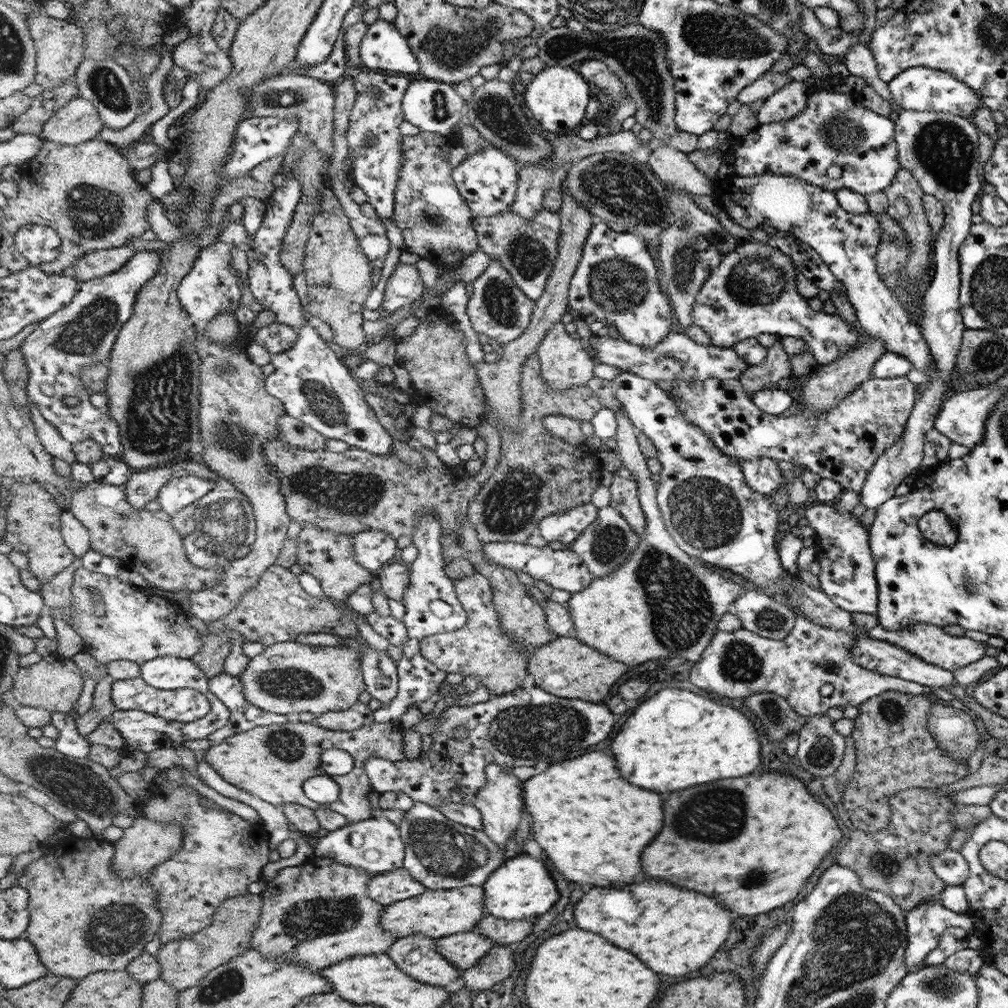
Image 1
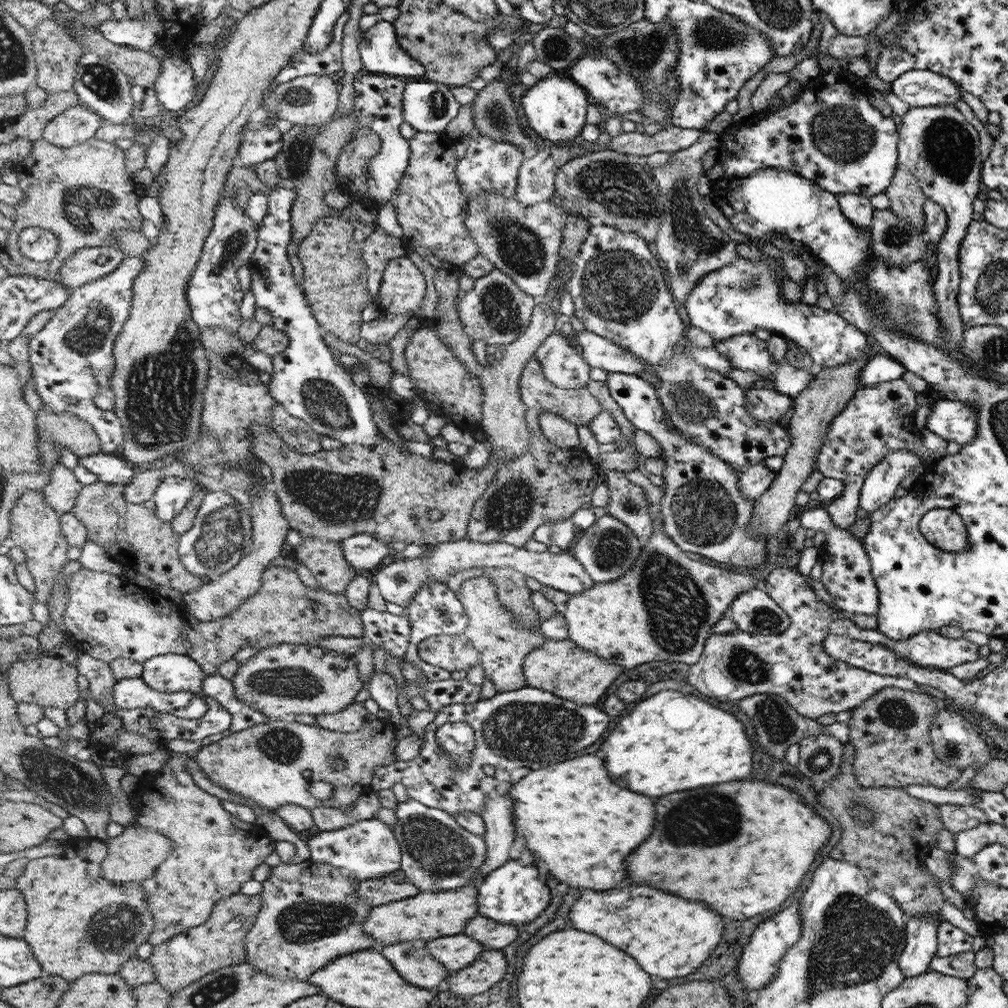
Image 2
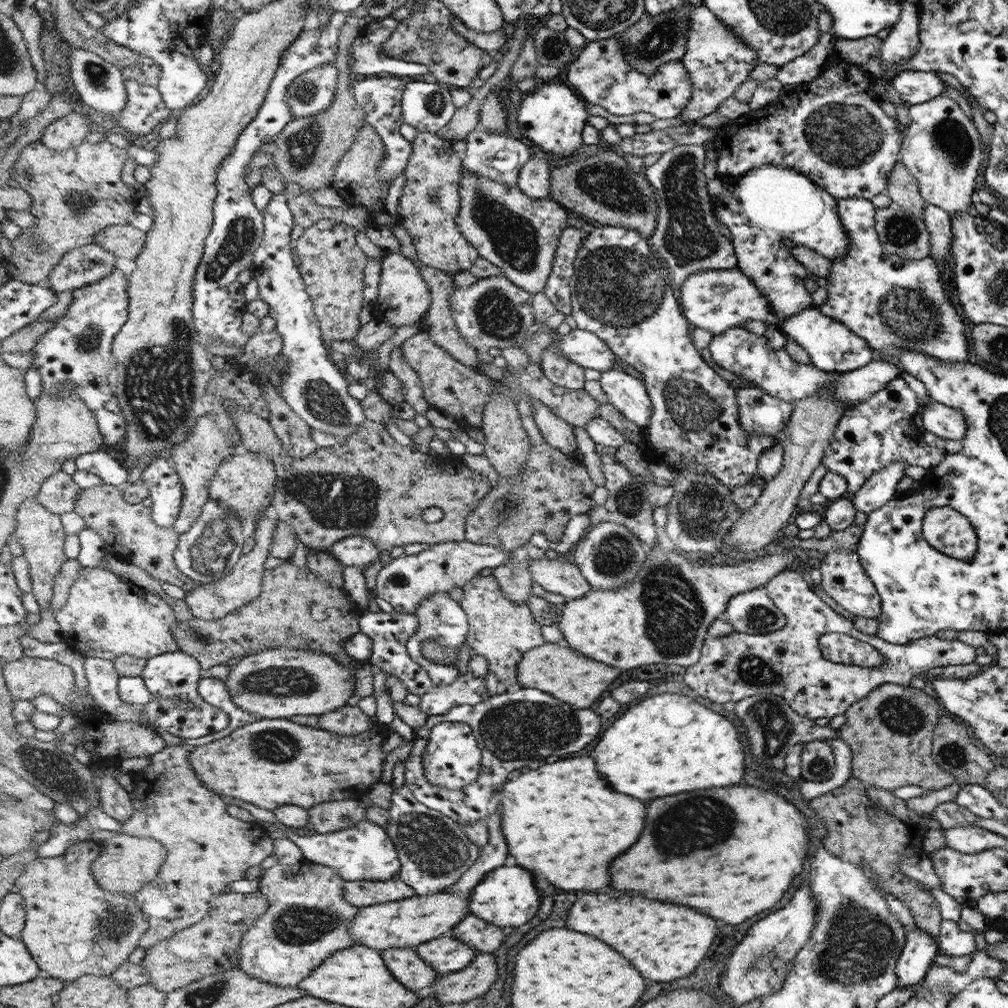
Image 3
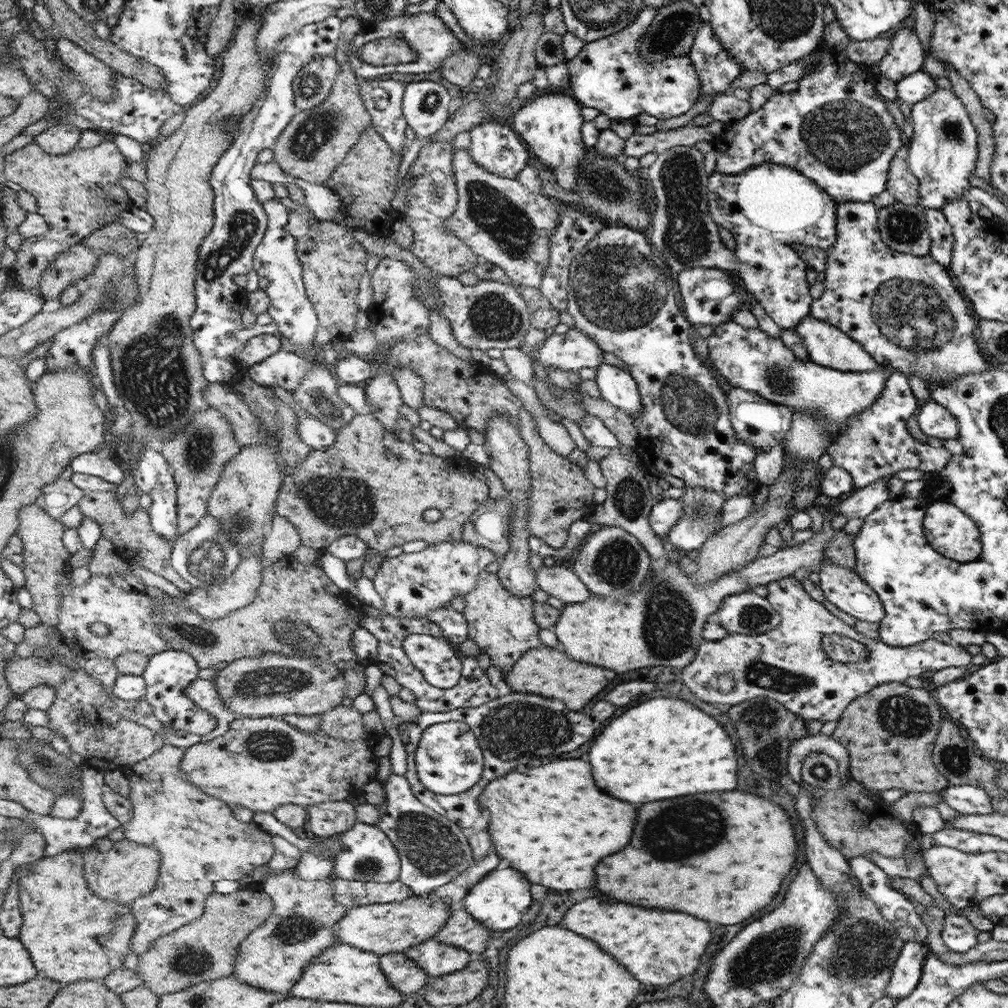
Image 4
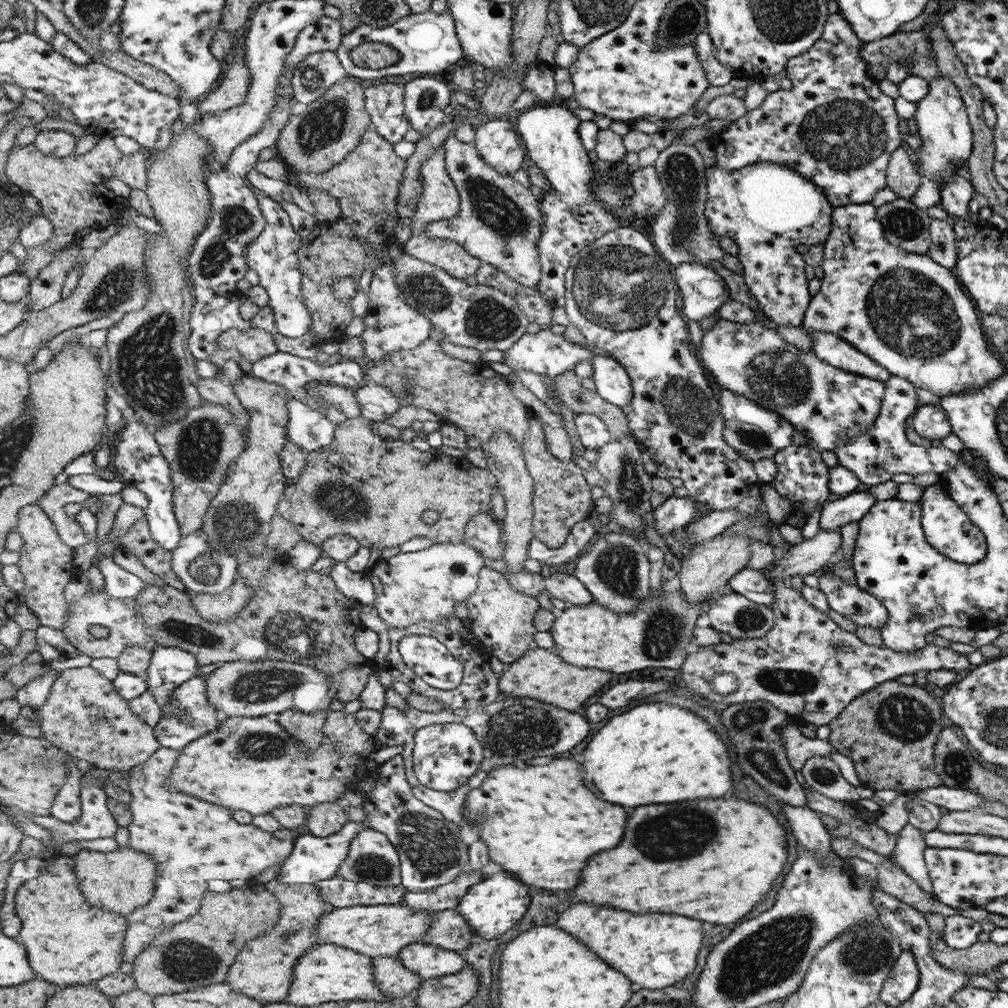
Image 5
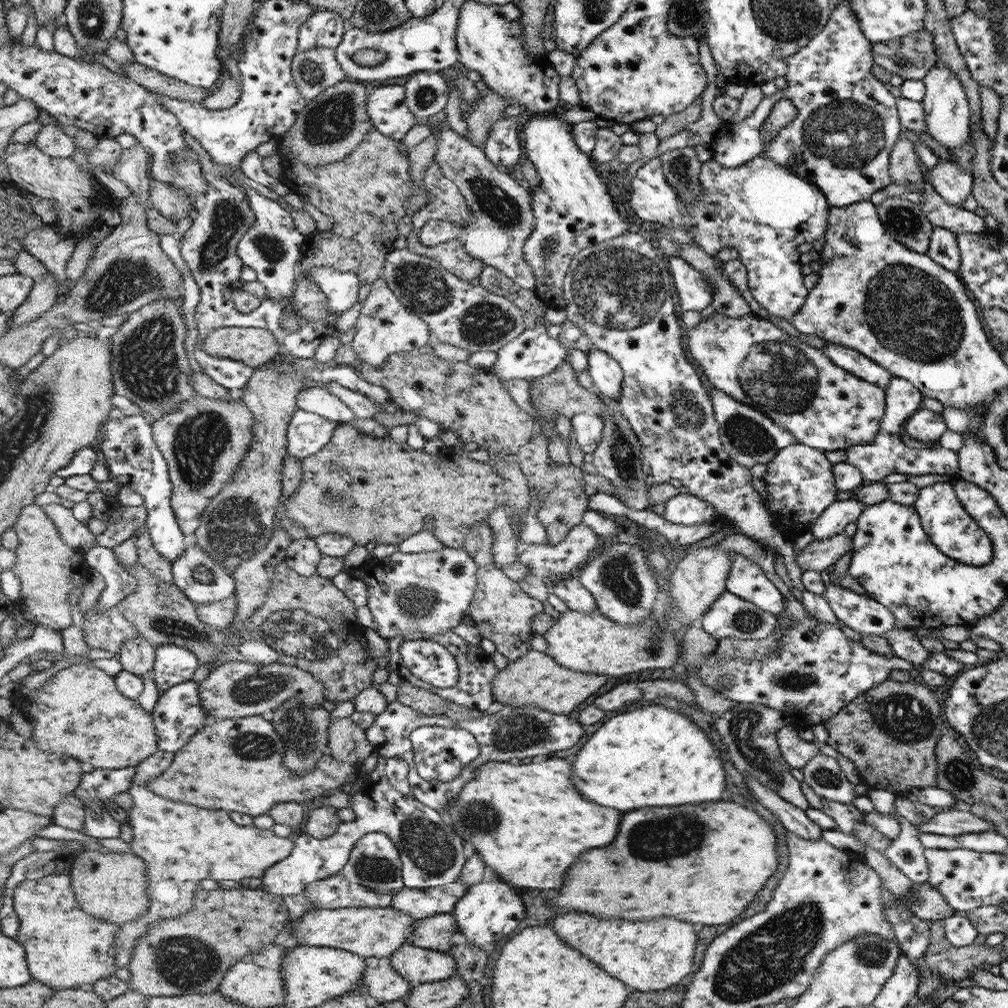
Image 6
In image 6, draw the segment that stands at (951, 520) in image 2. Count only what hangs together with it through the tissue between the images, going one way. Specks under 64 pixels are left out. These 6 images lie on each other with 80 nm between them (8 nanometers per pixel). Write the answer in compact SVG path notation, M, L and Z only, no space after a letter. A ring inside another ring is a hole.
M951 482L934 483L919 490L920 494L912 507L920 517L922 529L930 542L946 556L968 566L984 566L992 561L994 554L990 536L968 514L961 499L954 494Z

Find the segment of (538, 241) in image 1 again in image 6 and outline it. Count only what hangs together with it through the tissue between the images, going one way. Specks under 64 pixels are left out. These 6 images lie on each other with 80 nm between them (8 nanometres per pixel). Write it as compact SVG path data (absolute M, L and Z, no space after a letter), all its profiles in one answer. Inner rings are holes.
M447 120L432 125L432 133L437 136L434 161L446 178L457 183L461 193L465 195L469 209L475 214L475 220L464 225L449 221L426 223L419 232L419 241L425 245L438 245L458 240L473 257L485 265L501 270L518 286L532 289L537 277L525 261L524 253L525 240L536 230L530 187L512 179L505 170L490 162L482 149L458 134Z

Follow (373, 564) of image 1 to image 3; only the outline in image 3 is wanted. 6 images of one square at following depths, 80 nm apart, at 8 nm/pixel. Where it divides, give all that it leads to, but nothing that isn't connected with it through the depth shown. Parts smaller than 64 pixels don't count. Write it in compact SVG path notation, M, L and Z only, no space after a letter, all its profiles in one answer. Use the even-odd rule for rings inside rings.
M358 535L344 538L330 549L338 562L345 567L367 568L378 561L382 554L370 539Z

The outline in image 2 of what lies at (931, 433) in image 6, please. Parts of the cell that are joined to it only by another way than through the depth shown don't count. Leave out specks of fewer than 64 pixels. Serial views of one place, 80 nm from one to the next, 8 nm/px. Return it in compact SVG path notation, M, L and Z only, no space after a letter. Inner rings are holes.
M940 399L934 402L925 429L964 446L977 436L977 416L961 400Z

